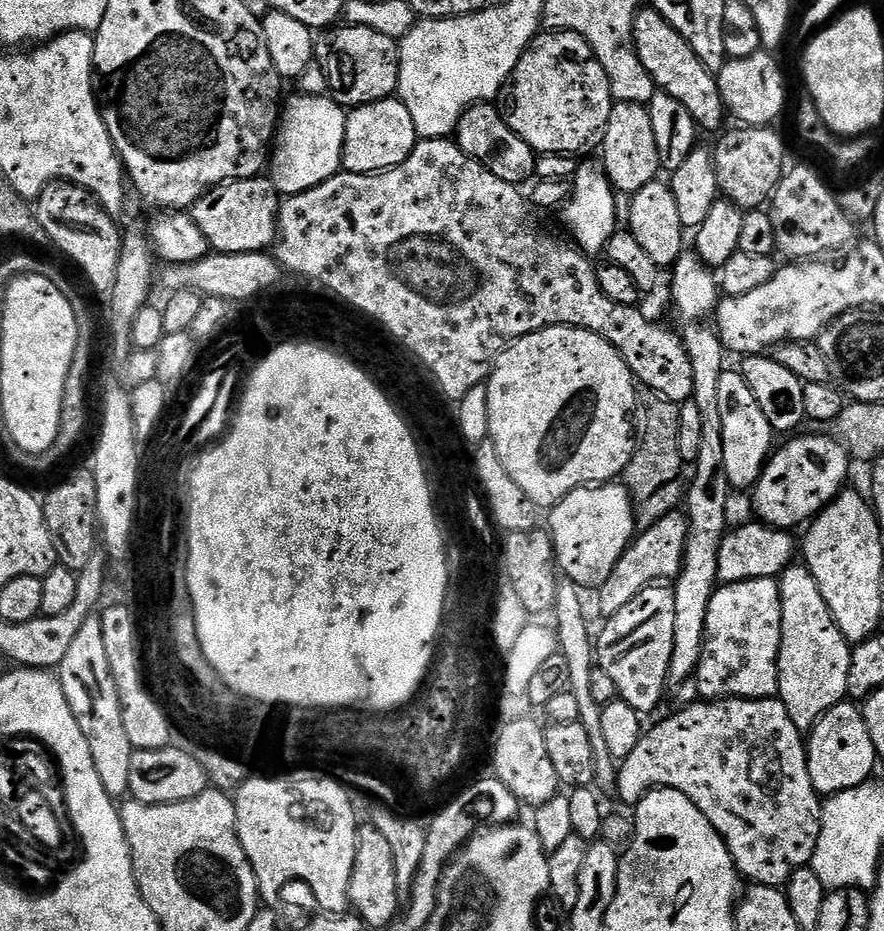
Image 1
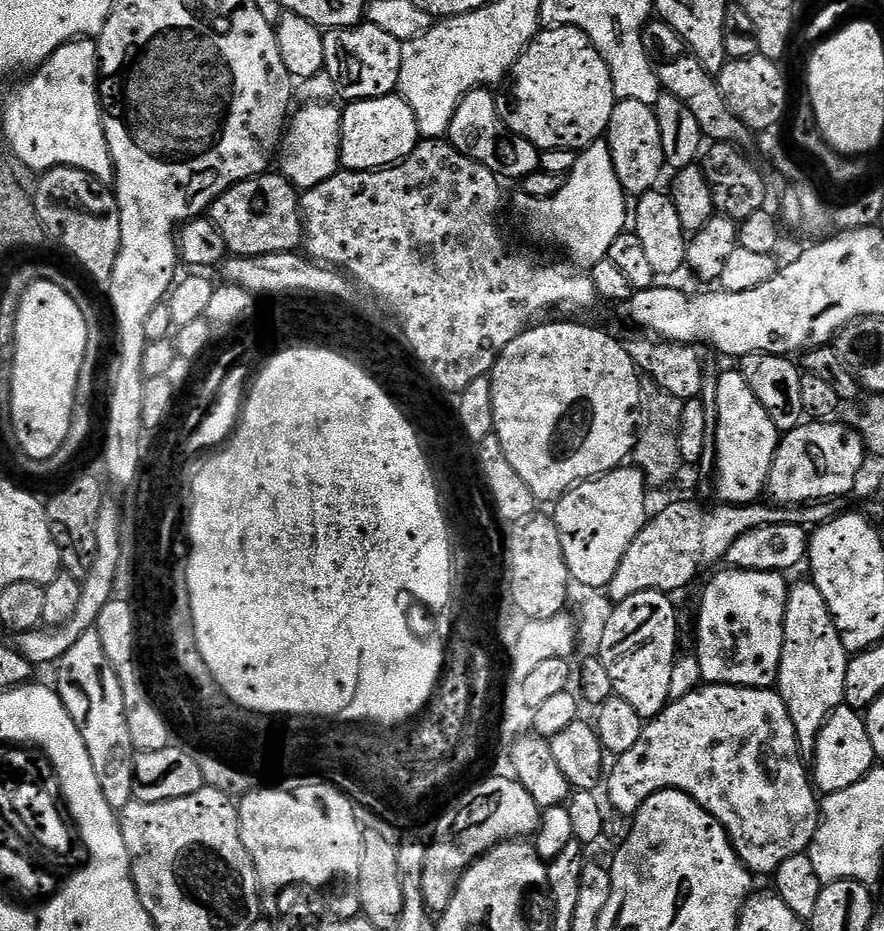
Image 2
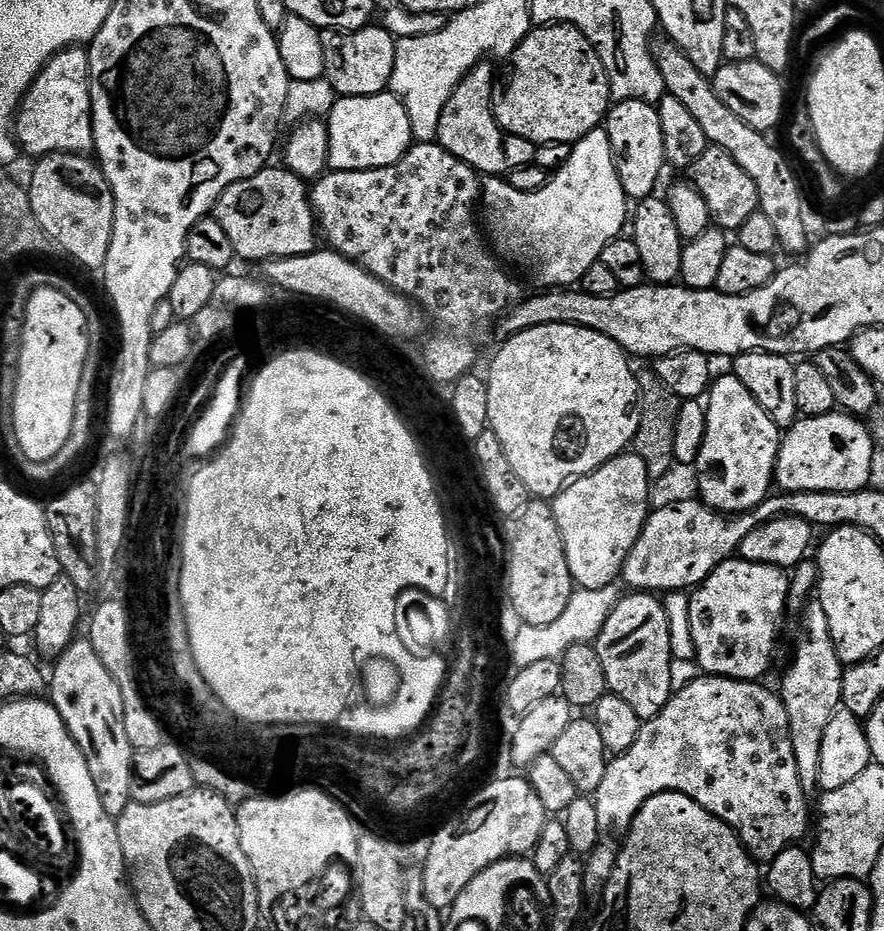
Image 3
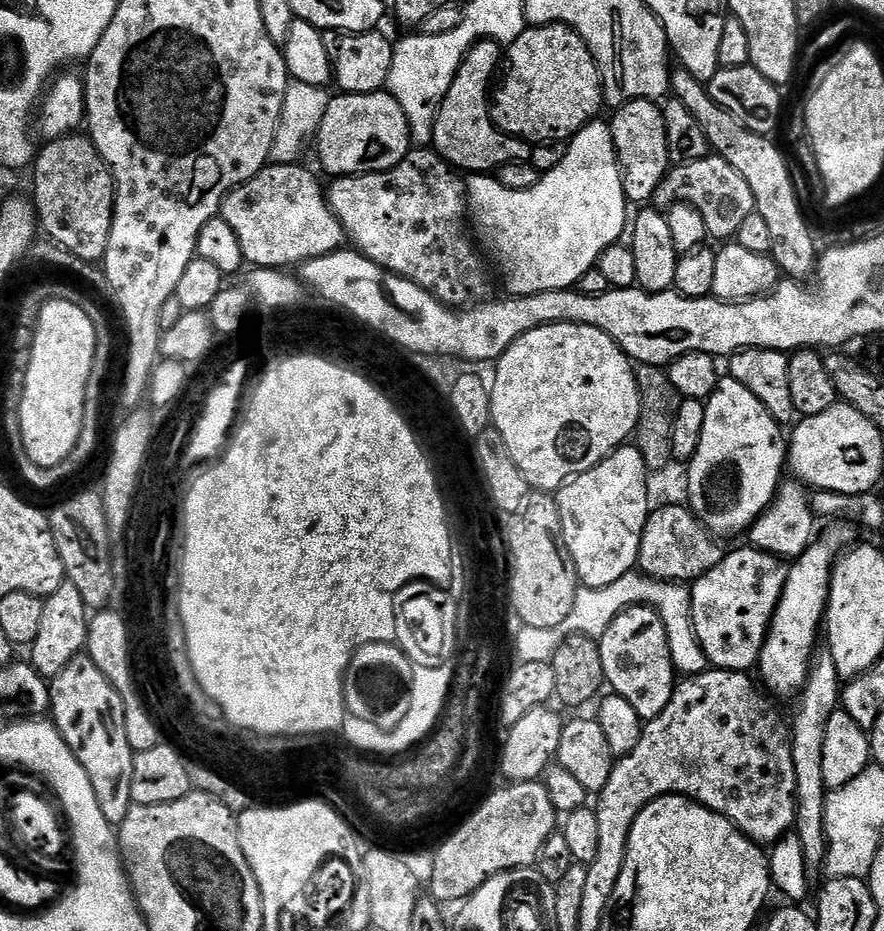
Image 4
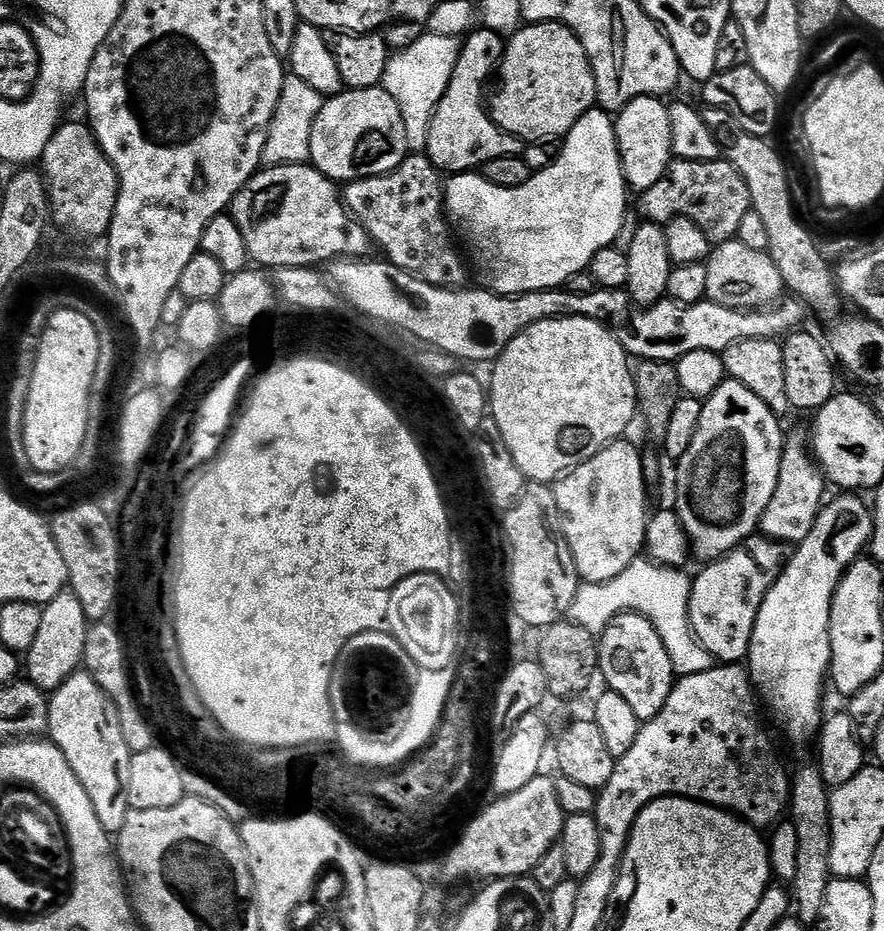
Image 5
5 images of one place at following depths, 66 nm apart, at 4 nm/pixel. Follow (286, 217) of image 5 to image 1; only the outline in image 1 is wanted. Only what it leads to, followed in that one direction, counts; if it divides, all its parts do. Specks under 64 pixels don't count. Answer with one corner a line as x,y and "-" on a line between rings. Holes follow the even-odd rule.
261,174
245,180
227,180
225,184
217,184
201,200
192,205
190,215
194,218
194,222
198,222
202,234
206,234
209,245
217,253
262,252
271,249
278,239
278,217
281,203
281,197
271,179
267,175

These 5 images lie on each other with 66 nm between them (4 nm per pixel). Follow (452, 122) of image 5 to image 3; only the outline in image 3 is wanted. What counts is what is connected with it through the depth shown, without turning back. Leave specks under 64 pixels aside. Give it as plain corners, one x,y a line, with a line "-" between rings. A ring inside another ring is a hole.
488,62
475,64
464,75
454,94
450,94
450,102
446,102
438,122
436,140
450,154
454,154
454,158
466,162
477,174
488,178
507,177
508,173
533,163
536,158
537,145
531,144
526,138
504,132
496,121
492,68

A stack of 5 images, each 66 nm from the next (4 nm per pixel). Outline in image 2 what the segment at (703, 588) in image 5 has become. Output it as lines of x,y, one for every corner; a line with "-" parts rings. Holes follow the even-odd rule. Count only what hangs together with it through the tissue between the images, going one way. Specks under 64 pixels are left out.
731,566
725,569
705,586
700,596
700,613
696,616
696,660
700,663
701,681
743,688
772,688
780,669
789,581
784,581
783,572
742,570

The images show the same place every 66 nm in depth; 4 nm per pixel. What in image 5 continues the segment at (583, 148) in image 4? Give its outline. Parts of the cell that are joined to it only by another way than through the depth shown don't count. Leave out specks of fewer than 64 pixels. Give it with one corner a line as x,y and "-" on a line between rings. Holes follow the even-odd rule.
599,106
590,109
582,114
582,118
578,118
578,122
574,122
560,146
560,152
558,148
552,164
541,172
533,172
526,186
494,186
476,170
453,175
447,181
444,190
447,215
459,239
468,243
467,255
470,260
472,255
471,263
474,268
476,263
476,268
484,279
481,280
483,287
489,292
496,292
500,296
517,296
530,294
534,290
564,288
568,280
574,278
574,274
585,271
591,265
598,250
613,247
630,204
624,171
620,165
613,117

